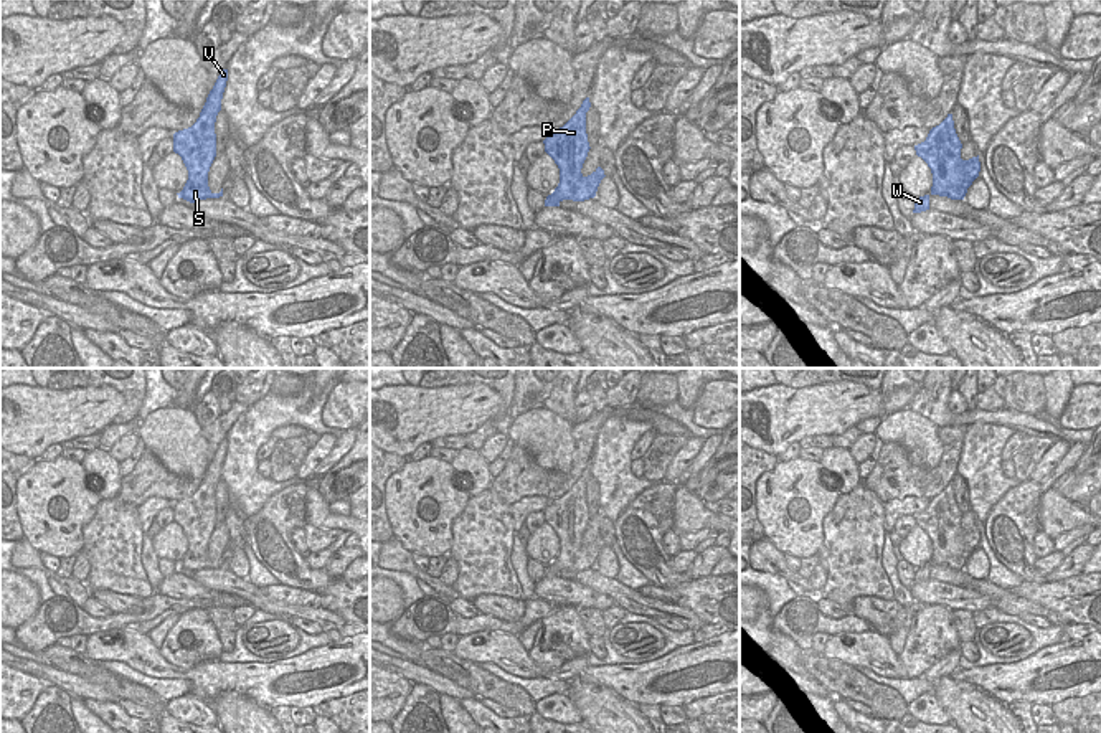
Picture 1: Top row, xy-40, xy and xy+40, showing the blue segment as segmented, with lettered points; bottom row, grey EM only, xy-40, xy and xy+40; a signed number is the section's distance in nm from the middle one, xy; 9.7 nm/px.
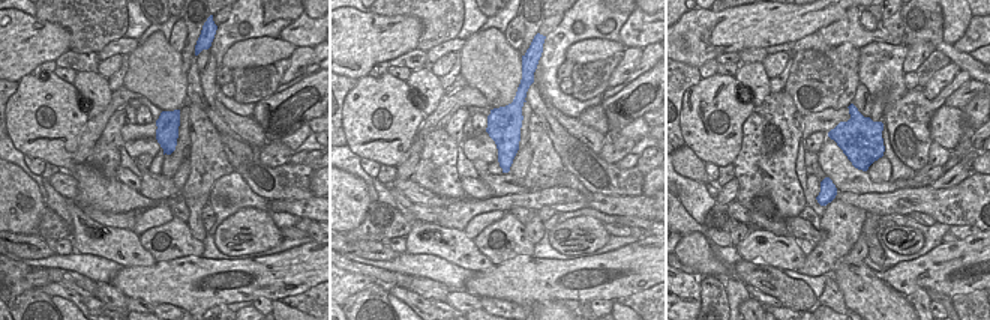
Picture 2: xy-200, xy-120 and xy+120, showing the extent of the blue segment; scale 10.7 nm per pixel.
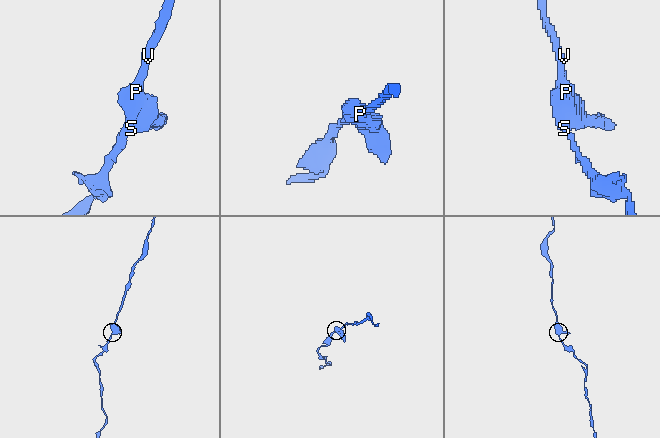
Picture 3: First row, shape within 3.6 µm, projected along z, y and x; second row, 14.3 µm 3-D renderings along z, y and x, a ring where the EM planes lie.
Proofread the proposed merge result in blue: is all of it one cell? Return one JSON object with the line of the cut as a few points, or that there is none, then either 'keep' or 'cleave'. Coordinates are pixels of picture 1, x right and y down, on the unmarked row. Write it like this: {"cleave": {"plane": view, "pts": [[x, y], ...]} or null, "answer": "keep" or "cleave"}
{"cleave": null, "answer": "keep"}

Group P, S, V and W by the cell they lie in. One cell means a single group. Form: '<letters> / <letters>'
P S V W

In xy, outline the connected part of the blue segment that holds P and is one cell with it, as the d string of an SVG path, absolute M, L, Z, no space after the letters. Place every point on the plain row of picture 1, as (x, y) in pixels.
M586 467L576 484L560 499L550 500L545 522L560 538L560 553L551 565L546 566L545 576L560 576L563 570L584 571L596 566L604 540L598 537L591 545L581 543L583 533L589 522L586 504L586 482L591 472Z

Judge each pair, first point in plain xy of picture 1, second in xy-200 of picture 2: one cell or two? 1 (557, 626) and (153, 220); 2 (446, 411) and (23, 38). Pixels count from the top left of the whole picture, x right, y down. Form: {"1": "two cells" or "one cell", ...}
{"1": "two cells", "2": "one cell"}

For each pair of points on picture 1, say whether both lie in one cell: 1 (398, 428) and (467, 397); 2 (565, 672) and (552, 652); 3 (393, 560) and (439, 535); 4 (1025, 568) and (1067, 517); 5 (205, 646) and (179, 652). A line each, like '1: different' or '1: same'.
1: same
2: different
3: different
4: different
5: same

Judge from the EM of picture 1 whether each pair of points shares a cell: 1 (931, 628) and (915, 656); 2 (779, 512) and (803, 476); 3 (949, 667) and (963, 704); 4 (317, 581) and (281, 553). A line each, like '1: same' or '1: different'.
1: same
2: same
3: different
4: same

